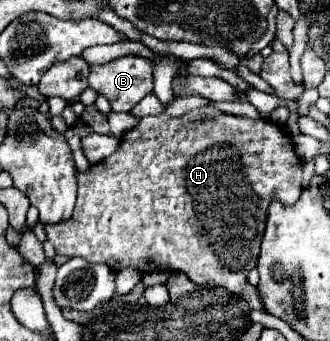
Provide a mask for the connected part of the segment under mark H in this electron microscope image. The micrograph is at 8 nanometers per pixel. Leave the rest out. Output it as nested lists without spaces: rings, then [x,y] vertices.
[[[204,106],[204,108],[194,110],[194,112],[190,112],[186,116],[180,116],[180,118],[166,118],[164,114],[142,118],[136,128],[132,128],[130,132],[126,132],[120,138],[120,144],[118,144],[118,148],[112,156],[108,156],[106,160],[102,160],[98,164],[92,164],[88,168],[88,172],[78,172],[76,180],[78,180],[78,200],[76,200],[76,208],[74,208],[70,220],[60,222],[60,224],[46,224],[44,226],[48,240],[56,248],[56,254],[62,254],[62,256],[68,256],[68,258],[80,256],[88,262],[104,262],[112,270],[134,266],[142,274],[166,268],[166,270],[172,270],[172,272],[186,274],[190,278],[190,282],[194,282],[194,284],[222,286],[228,292],[240,294],[244,284],[246,284],[248,272],[252,268],[256,268],[256,262],[258,262],[260,242],[262,242],[262,236],[264,236],[270,202],[278,200],[278,202],[288,206],[288,204],[296,204],[296,200],[300,198],[300,192],[302,192],[302,184],[300,184],[300,180],[302,180],[302,160],[296,156],[296,152],[290,144],[290,136],[286,132],[282,132],[282,128],[278,124],[266,124],[262,120],[232,116],[232,114],[220,112],[214,106]]]

